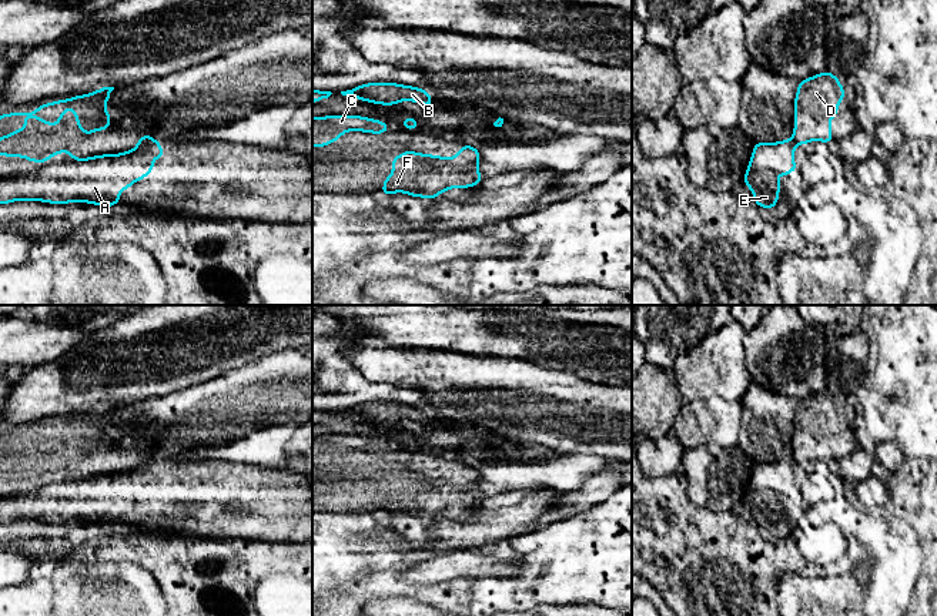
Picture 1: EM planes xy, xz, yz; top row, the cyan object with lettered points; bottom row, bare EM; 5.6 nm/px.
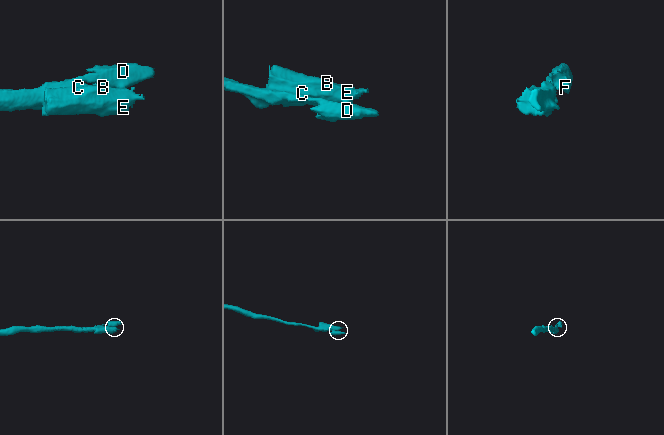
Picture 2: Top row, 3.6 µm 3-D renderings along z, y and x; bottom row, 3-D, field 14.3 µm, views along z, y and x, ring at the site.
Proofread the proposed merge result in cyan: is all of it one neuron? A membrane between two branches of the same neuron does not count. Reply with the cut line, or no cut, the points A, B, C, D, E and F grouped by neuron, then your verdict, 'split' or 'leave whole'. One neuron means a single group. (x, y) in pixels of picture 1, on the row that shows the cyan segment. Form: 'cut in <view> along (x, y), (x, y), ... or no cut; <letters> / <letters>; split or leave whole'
cut in xy along (72, 157), (63, 161), (44, 161), (29, 174), (0, 178); A B E / C D F; split

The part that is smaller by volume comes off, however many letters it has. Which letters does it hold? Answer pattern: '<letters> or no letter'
A, B, E

